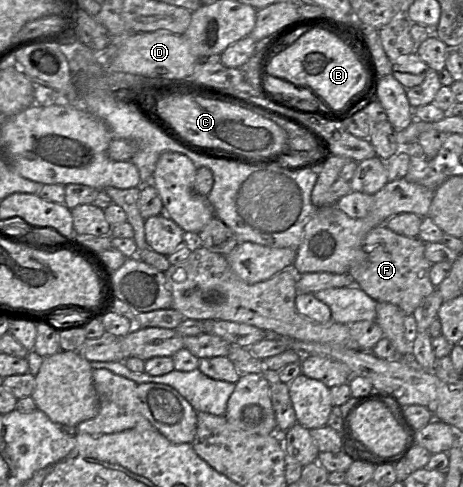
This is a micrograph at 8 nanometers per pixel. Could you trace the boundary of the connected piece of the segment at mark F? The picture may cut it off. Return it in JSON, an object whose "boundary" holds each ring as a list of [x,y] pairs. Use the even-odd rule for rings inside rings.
{"boundary":[[[380,225],[366,235],[363,250],[366,253],[366,262],[352,267],[348,274],[355,280],[355,285],[376,302],[394,304],[405,315],[409,315],[437,288],[431,283],[429,276],[433,263],[426,259],[425,243],[418,237],[400,235],[385,225]]]}

